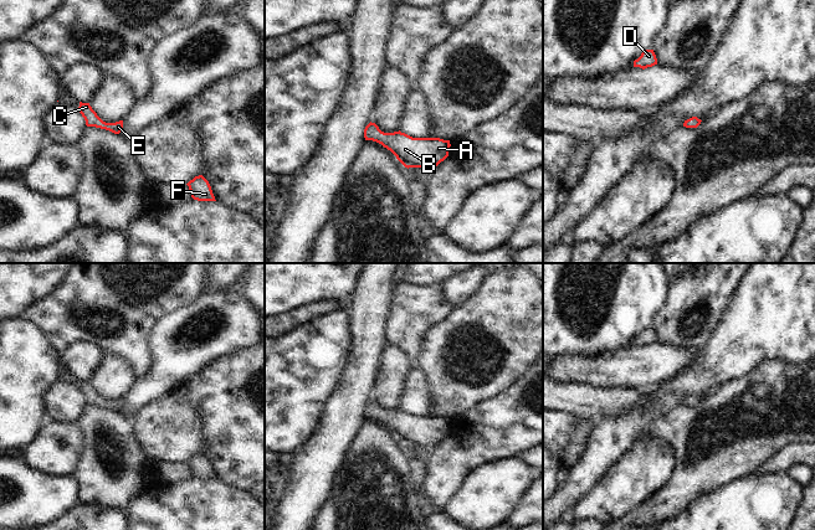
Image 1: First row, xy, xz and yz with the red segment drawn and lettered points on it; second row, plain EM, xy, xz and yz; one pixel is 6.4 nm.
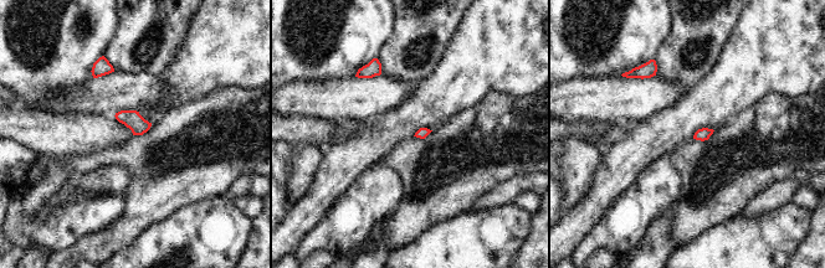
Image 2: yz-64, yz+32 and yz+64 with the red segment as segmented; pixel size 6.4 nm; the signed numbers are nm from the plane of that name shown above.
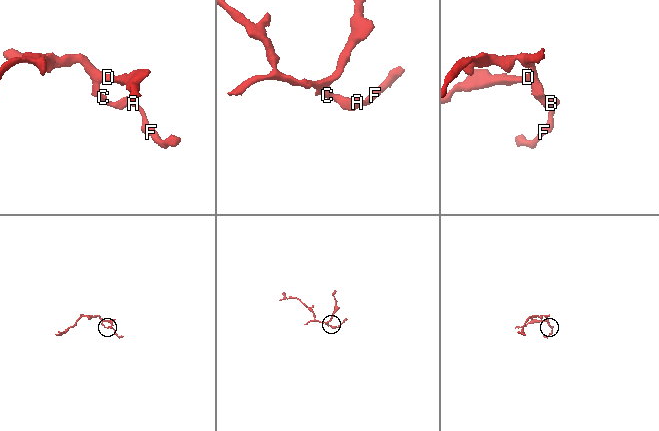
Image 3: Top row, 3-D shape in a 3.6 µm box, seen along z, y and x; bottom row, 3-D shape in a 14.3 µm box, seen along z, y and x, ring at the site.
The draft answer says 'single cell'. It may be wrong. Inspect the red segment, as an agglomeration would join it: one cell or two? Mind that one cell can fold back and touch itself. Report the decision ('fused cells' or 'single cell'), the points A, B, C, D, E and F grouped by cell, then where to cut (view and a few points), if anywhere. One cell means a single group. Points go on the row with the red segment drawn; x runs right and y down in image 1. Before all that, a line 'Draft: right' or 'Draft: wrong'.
Draft: right
single cell; groups A B C D E F; cut none

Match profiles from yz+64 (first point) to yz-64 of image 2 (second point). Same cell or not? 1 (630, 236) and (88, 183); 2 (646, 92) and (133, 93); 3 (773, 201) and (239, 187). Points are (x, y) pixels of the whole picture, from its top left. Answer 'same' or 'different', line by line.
1: different
2: same
3: same

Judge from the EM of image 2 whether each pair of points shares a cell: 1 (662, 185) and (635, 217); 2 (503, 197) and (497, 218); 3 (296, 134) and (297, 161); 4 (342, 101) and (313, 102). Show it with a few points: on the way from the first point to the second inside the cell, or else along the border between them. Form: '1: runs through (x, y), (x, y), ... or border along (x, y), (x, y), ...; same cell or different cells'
1: runs through (655, 192), (638, 210); same cell
2: border along (512, 204), (480, 209), (472, 212); different cells
3: border along (291, 143), (317, 144), (323, 149); different cells
4: runs through (334, 101), (321, 101); same cell

